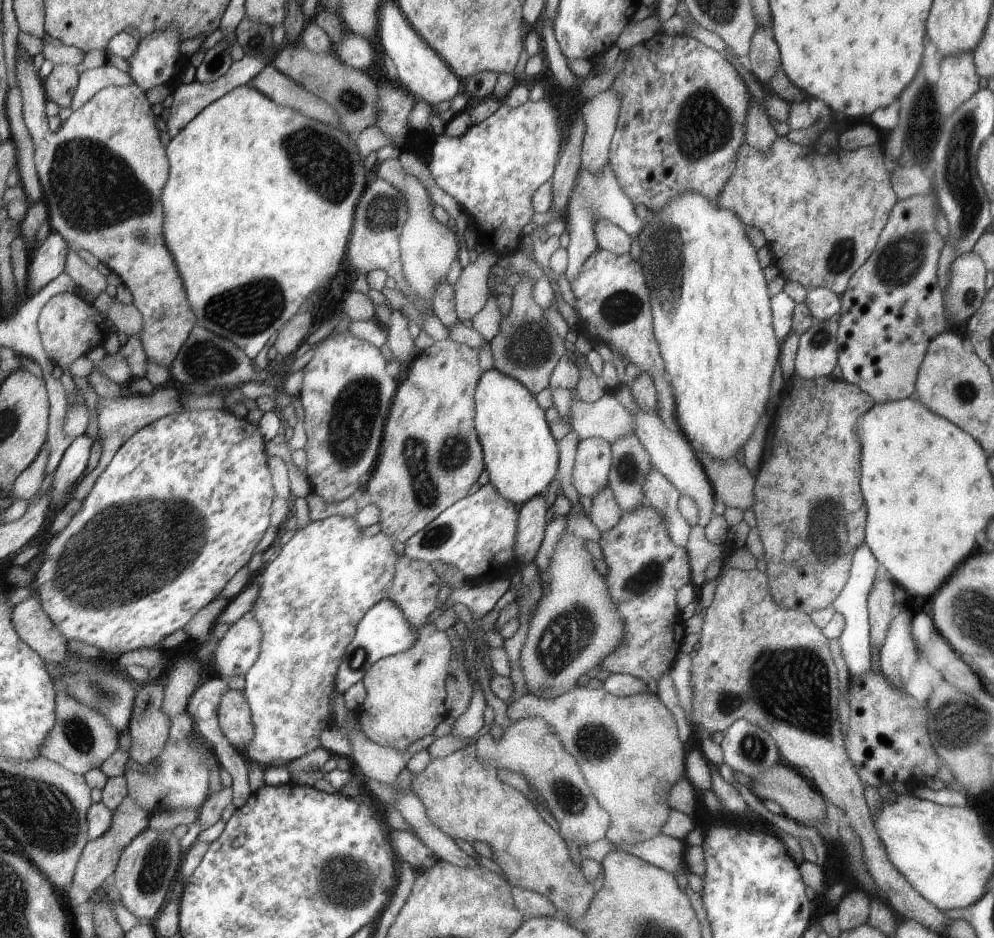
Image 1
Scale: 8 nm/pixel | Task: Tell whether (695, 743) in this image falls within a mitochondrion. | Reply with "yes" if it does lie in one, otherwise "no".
no

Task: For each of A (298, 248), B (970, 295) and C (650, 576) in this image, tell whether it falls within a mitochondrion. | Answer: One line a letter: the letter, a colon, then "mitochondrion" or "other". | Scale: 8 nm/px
A: other
B: mitochondrion
C: mitochondrion

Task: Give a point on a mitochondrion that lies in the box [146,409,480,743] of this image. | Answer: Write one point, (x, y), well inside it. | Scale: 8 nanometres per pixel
(424, 464)

